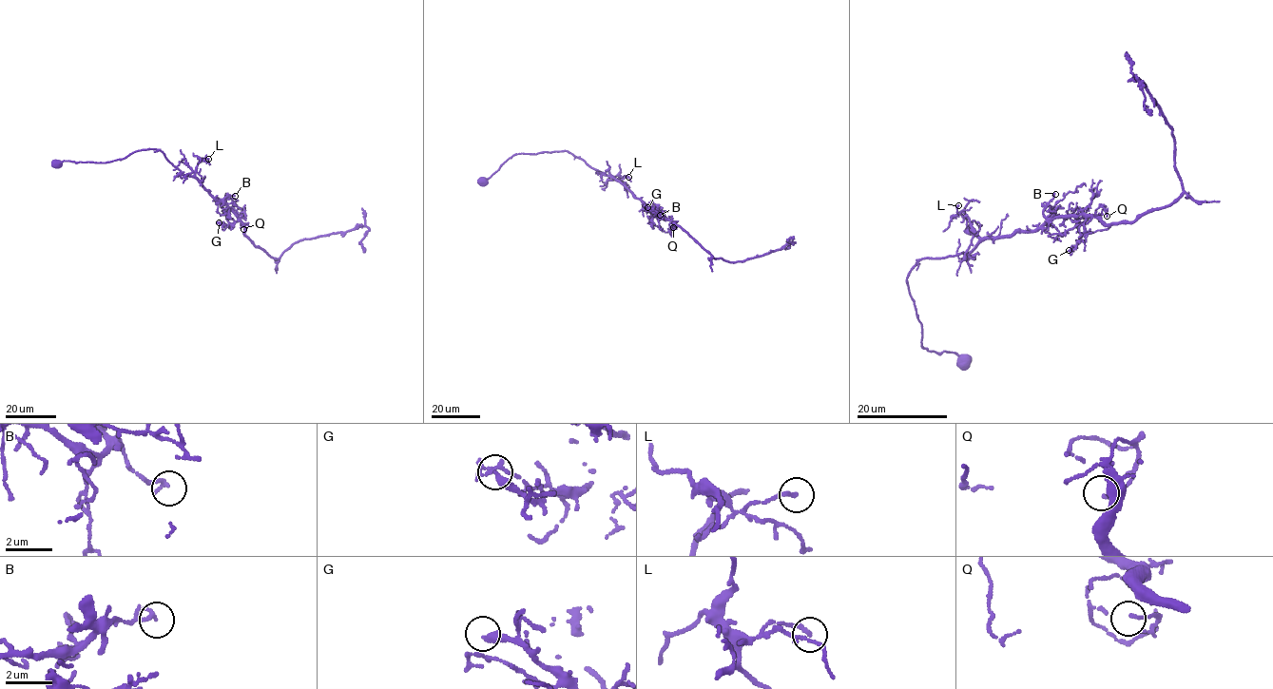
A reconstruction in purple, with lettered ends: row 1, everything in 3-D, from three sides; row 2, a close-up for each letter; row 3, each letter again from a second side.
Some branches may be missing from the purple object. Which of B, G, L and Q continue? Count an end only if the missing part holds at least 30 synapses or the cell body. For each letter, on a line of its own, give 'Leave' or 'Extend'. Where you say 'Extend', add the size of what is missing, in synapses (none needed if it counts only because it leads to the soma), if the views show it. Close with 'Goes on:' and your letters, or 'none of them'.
B: Leave
G: Extend. Roughly 30 synapses
L: Leave
Q: Leave
Goes on: G

